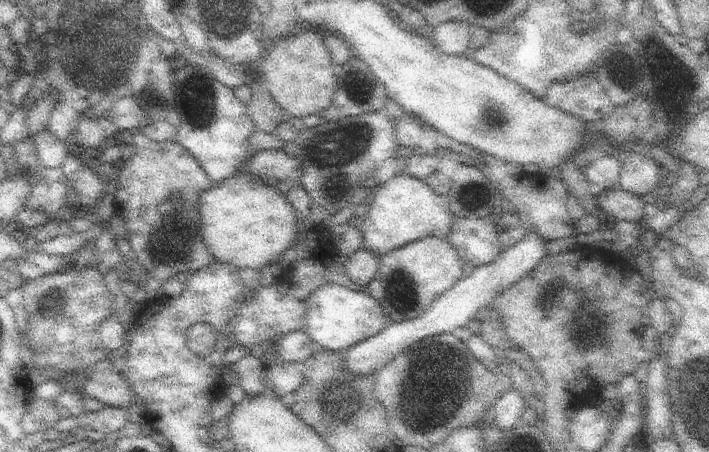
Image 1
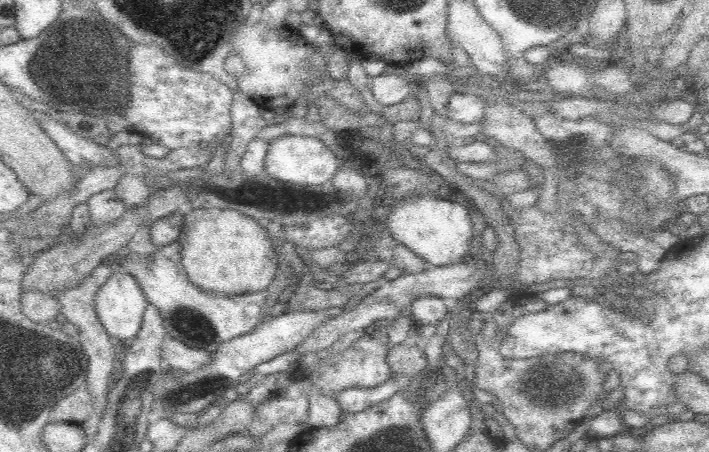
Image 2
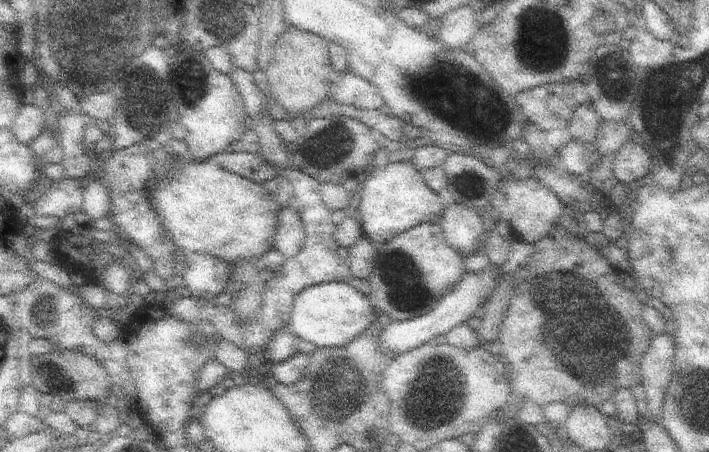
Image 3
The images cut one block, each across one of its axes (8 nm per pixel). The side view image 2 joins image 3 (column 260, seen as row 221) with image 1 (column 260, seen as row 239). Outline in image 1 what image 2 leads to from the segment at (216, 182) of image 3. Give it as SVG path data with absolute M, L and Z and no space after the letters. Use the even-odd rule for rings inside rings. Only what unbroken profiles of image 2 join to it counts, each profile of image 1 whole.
M263 150L247 158L233 178L227 178L219 184L213 184L209 190L199 192L197 196L197 216L201 240L213 254L215 262L227 262L243 268L261 270L265 264L287 260L291 246L297 240L297 210L289 204L277 188L269 188L263 178L273 180L293 180L301 182L303 168L301 162L279 150Z

